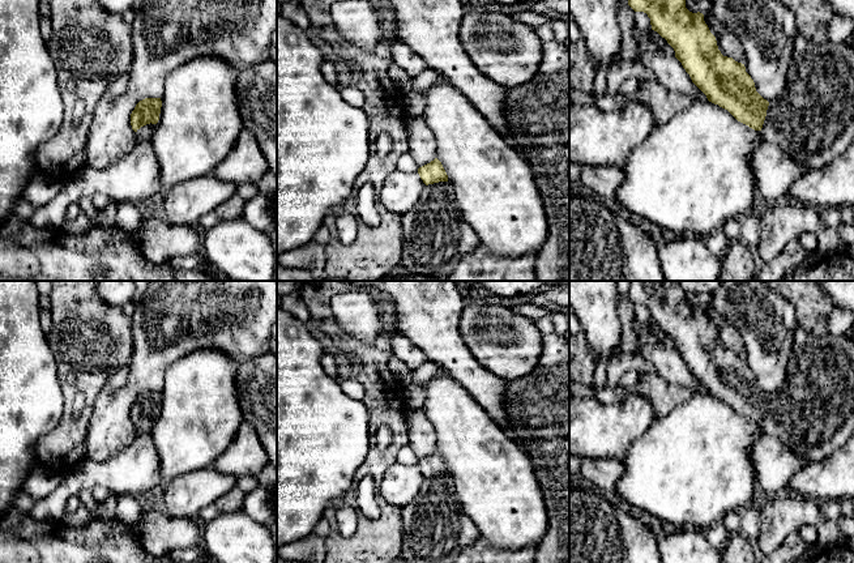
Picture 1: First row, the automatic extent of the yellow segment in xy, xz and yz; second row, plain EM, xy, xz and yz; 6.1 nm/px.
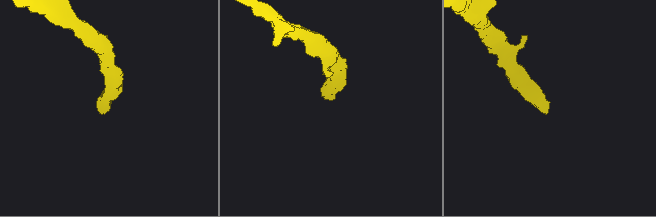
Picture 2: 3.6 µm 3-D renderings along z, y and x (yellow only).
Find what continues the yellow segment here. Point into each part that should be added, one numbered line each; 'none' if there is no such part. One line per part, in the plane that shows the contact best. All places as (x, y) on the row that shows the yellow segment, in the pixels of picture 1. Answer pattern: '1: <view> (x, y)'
1: yz (812, 120)

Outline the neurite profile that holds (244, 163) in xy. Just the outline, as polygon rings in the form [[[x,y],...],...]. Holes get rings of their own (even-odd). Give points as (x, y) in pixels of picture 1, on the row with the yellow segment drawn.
[[[243,129],[234,148],[213,174],[226,183],[240,185],[243,183],[257,184],[268,171],[268,162],[253,133]]]

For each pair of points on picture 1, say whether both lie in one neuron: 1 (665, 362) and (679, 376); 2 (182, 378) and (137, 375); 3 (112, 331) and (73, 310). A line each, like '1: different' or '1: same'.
1: same
2: different
3: same

